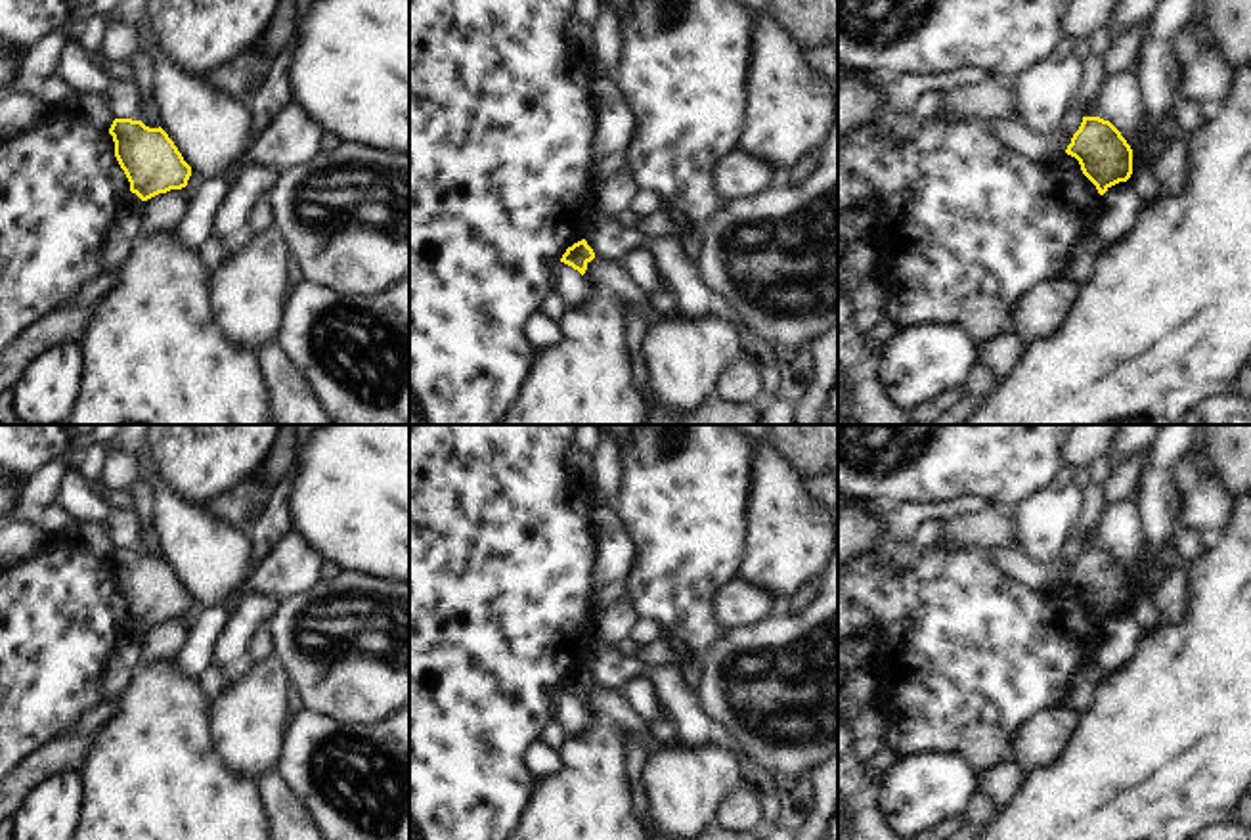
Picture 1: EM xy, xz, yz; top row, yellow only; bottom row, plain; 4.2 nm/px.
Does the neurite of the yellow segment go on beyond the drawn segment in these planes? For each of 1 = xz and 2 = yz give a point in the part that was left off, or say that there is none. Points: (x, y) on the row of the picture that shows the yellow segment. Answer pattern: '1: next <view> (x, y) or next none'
1: next none
2: next none

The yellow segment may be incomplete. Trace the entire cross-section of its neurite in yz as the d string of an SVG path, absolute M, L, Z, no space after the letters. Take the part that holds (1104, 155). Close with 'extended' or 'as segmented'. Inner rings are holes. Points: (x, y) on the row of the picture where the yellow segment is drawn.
M1083 117L1065 153L1079 161L1100 195L1132 174L1130 145L1109 121L1100 117Z; as segmented

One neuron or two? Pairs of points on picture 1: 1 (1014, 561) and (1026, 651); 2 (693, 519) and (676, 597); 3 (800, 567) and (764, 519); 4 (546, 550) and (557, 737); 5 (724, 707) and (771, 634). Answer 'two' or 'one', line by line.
1: two
2: one
3: one
4: two
5: one

